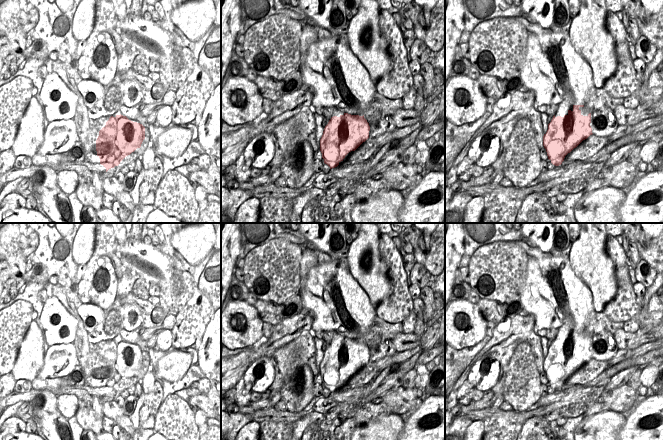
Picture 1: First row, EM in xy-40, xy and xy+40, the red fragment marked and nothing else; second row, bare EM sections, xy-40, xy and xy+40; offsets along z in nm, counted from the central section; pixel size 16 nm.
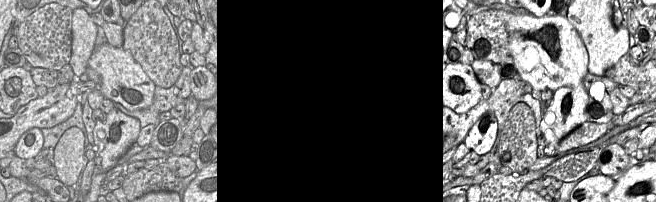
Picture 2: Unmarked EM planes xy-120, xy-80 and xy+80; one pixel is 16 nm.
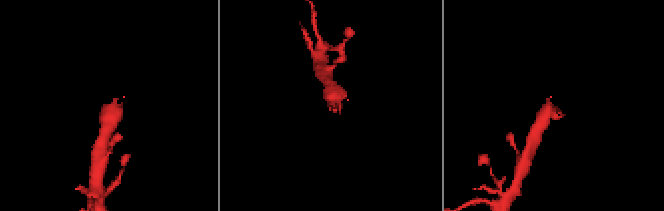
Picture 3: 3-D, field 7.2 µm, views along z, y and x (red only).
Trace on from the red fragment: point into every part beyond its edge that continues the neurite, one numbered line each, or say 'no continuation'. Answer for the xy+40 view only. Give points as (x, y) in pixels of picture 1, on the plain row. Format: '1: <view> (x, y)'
1: xy+40 (564, 330)

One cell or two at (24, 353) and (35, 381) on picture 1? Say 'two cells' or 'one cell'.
two cells

